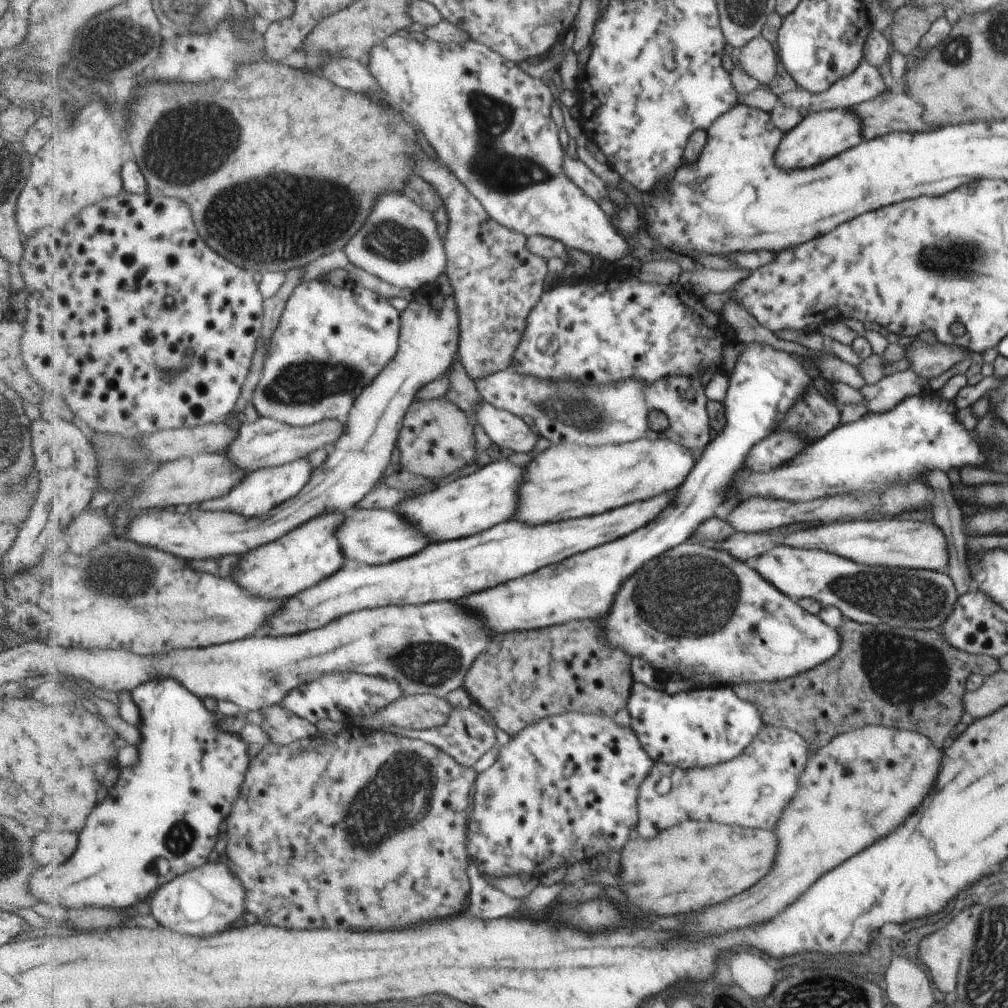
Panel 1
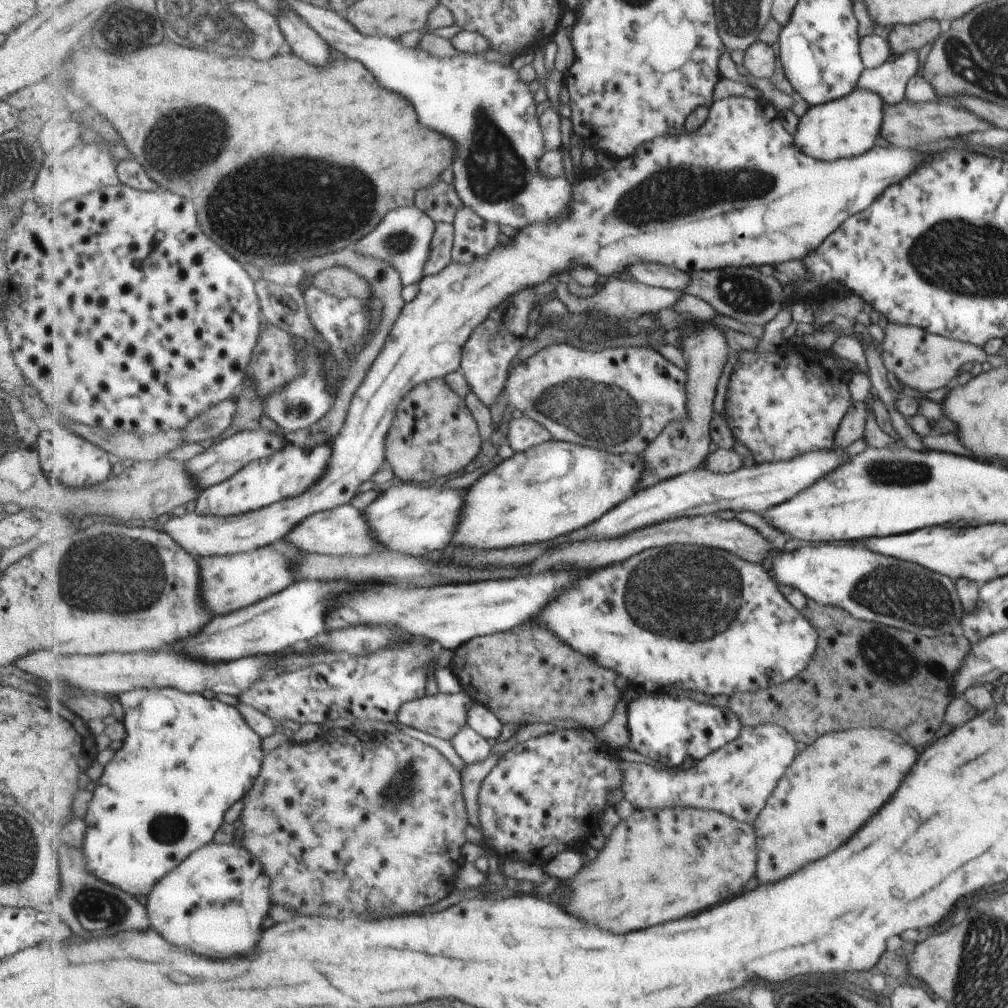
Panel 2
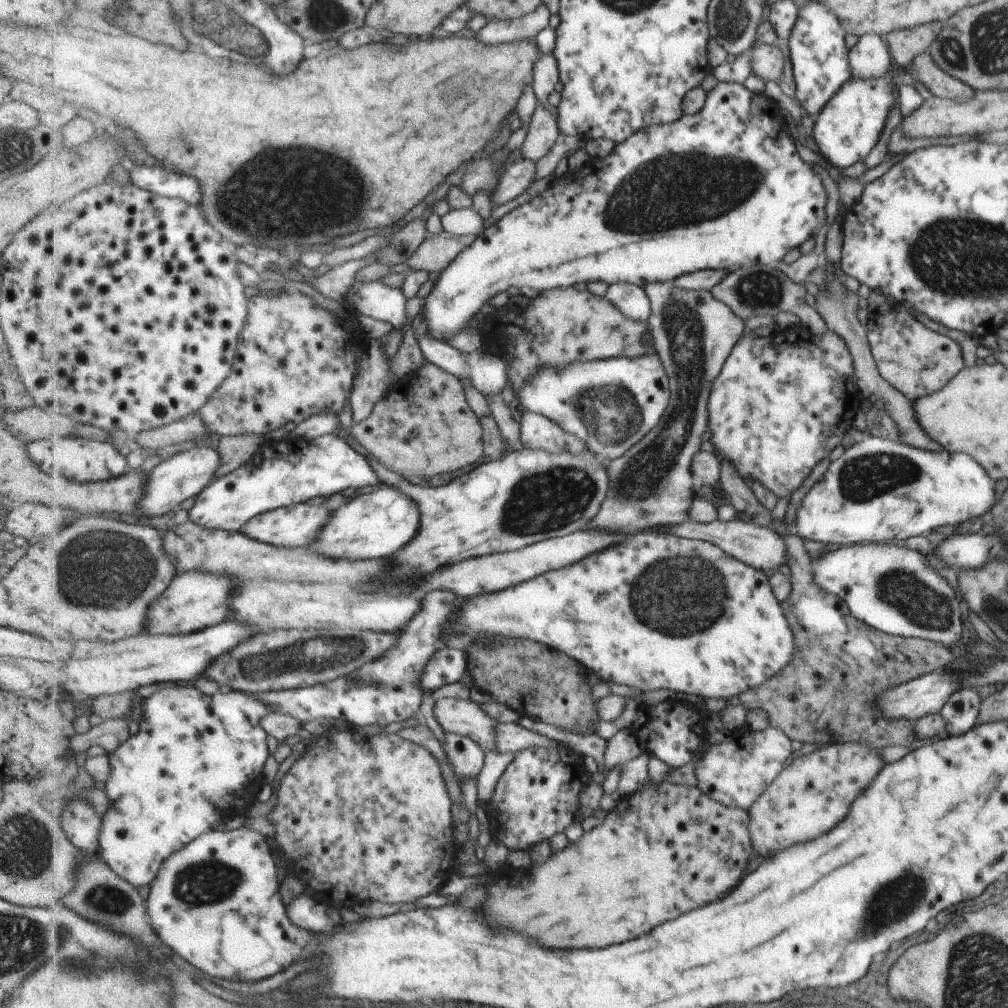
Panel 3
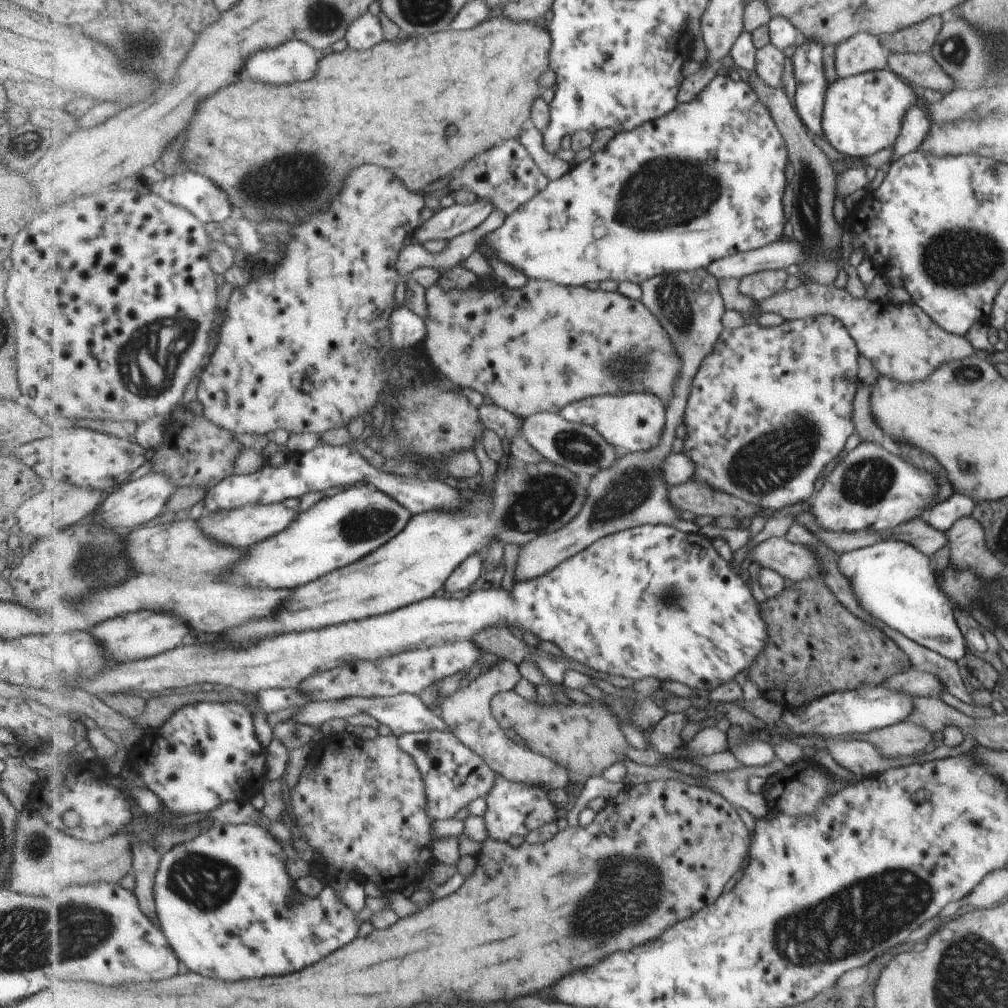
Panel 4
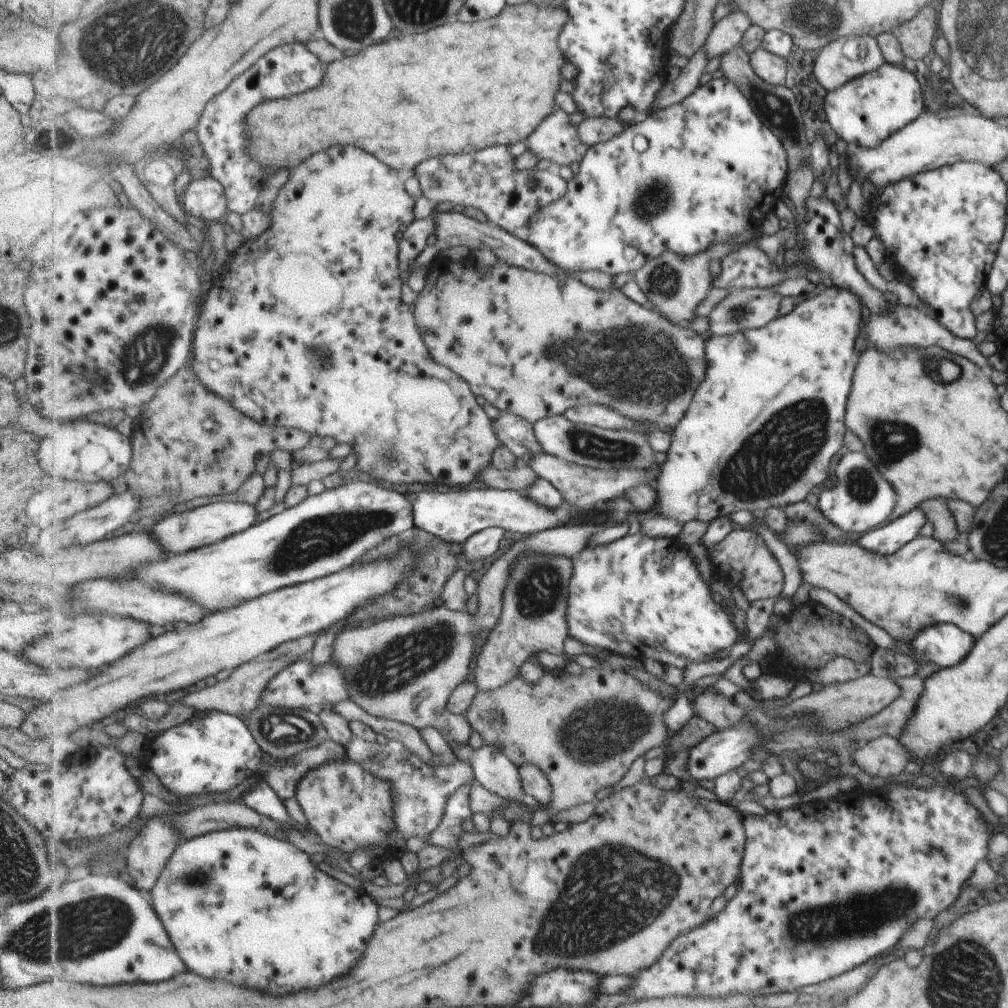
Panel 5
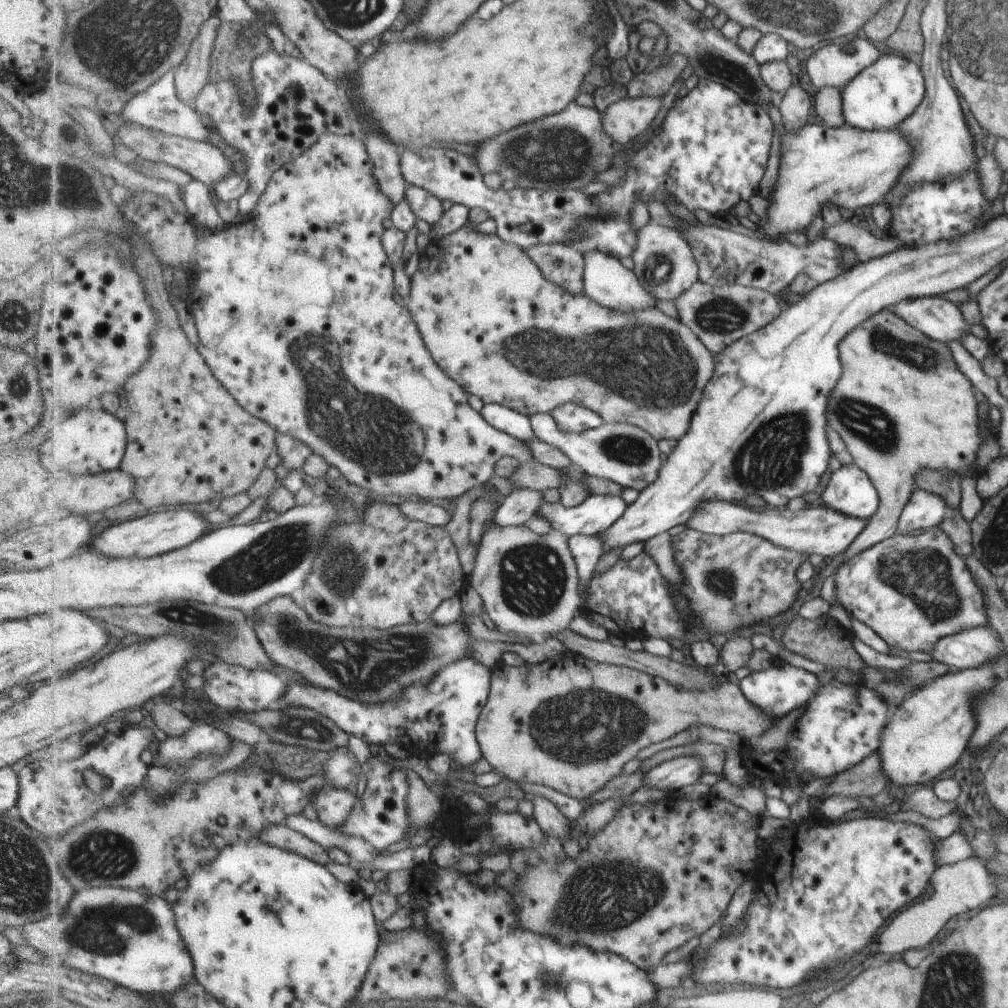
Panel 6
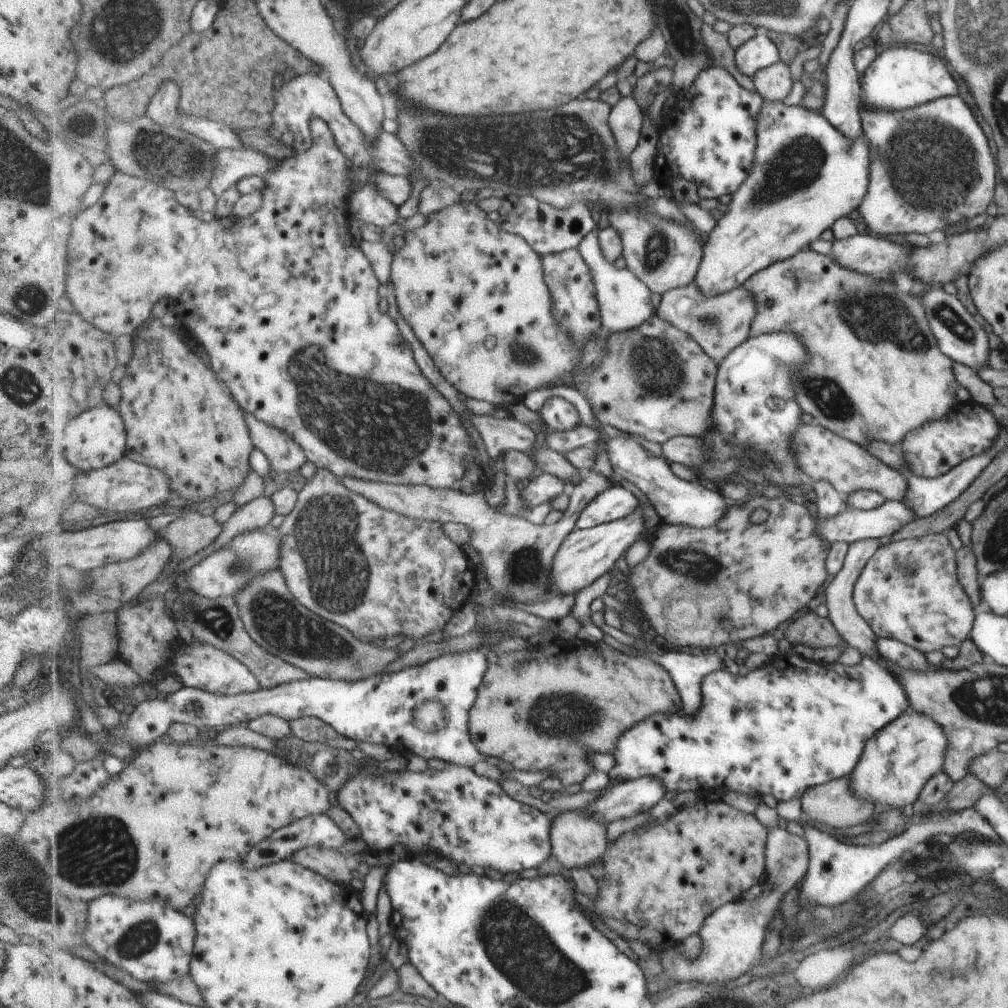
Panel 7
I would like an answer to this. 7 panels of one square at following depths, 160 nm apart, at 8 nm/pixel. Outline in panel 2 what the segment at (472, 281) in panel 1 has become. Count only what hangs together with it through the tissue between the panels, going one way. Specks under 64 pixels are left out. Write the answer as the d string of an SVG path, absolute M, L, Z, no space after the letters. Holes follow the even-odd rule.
M461 209L453 222L454 239L451 260L469 264L477 257L485 256L499 244L499 226L485 220L473 209ZM532 288L513 295L476 328L464 346L461 370L468 378L472 392L490 409L498 404L510 376L511 362L515 361L519 348L525 344L522 336L527 332L527 318L531 314L531 304L532 307L535 306L533 300L535 294Z

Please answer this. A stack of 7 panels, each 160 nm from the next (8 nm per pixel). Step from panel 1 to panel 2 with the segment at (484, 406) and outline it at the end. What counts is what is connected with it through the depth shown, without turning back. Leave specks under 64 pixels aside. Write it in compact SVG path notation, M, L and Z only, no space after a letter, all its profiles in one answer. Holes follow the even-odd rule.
M527 416L511 420L505 439L516 453L555 440L553 433L545 425Z

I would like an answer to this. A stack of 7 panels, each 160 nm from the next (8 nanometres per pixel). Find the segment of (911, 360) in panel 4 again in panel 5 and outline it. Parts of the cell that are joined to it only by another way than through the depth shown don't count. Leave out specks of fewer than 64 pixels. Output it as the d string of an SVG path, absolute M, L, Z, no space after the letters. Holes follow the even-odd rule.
M734 289L713 306L708 317L708 331L705 338L720 337L736 332L756 329L765 326L771 319L777 317L780 295L773 294L769 289ZM899 305L895 311L888 315L870 314L870 318L864 324L862 332L865 332L867 335L867 340L870 342L869 346L877 347L886 353L896 351L901 347L919 347L924 349L928 346L938 346L954 355L965 357L967 360L972 361L974 365L977 365L977 368L989 368L991 371L991 368L987 365L987 359L978 352L973 342L957 338L943 325L938 324L934 319L925 316L925 314L922 314L915 308Z

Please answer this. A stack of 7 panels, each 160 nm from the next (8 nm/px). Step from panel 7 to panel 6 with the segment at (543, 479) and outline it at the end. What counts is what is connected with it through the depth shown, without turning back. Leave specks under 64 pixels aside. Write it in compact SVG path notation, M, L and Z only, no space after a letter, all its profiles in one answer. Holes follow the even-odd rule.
M517 488L509 493L496 512L499 525L522 525L529 522L546 502L544 491Z

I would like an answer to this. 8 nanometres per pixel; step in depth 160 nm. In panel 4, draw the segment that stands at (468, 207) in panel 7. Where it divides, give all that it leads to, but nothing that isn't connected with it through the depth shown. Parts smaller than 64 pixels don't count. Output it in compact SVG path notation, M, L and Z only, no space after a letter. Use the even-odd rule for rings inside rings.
M529 279L518 289L505 290L503 286L499 288L481 287L478 283L470 285L464 290L443 290L439 284L434 284L427 290L428 319L425 320L428 335L422 341L422 348L428 358L437 366L439 373L453 380L461 388L472 388L484 396L486 401L516 414L522 419L545 411L555 411L560 413L563 408L571 403L576 403L585 399L592 399L599 395L628 395L631 393L641 393L648 391L658 395L662 400L666 410L668 410L674 395L676 385L680 378L680 373L684 368L684 360L680 359L676 346L672 341L672 336L665 330L657 315L642 301L629 298L627 295L617 291L606 291L601 289L589 290L589 288L565 286L550 280Z

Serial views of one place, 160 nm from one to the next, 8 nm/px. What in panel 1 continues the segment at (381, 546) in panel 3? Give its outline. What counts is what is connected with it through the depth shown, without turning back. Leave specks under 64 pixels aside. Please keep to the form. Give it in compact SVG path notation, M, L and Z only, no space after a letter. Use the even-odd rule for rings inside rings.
M501 458L472 474L446 481L431 489L431 492L405 497L395 510L400 509L400 514L408 523L419 528L431 540L445 542L451 538L455 540L455 538L471 536L487 528L493 528L495 524L505 522L509 520L509 516L515 514L515 508L519 506L519 491L525 473L526 465L513 466Z

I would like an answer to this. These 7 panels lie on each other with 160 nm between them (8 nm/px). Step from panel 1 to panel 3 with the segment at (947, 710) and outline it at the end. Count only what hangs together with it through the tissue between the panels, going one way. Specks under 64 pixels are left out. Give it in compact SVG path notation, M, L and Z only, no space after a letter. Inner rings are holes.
M725 460L721 462L720 474L720 488L727 495L727 502L735 510L736 518L749 524L772 528L785 540L787 564L790 567L790 591L785 598L785 616L789 616L789 624L793 624L793 628L797 630L797 648L801 649L800 655L796 656L796 663L788 664L784 671L776 672L776 675L771 676L769 680L764 680L759 686L741 693L740 710L765 708L769 726L789 732L789 739L794 740L796 745L861 743L867 749L880 749L884 745L911 748L913 740L916 739L912 734L913 722L905 719L885 719L879 713L869 713L869 708L874 708L874 698L881 691L943 669L953 658L949 649L925 639L890 635L866 625L864 621L858 621L844 601L833 593L823 592L814 583L813 576L810 575L810 556L804 549L801 538L795 533L788 533L784 528L783 520L771 522L770 511L765 510L755 500L751 489L733 470L729 462Z

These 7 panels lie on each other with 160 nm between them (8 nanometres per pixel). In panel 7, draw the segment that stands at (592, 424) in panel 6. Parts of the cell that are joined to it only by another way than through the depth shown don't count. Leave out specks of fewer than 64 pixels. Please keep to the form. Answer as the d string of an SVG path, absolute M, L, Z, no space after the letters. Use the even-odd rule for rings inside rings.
M557 396L548 398L539 412L542 413L544 422L555 428L557 432L568 431L580 426L577 408L565 398Z

